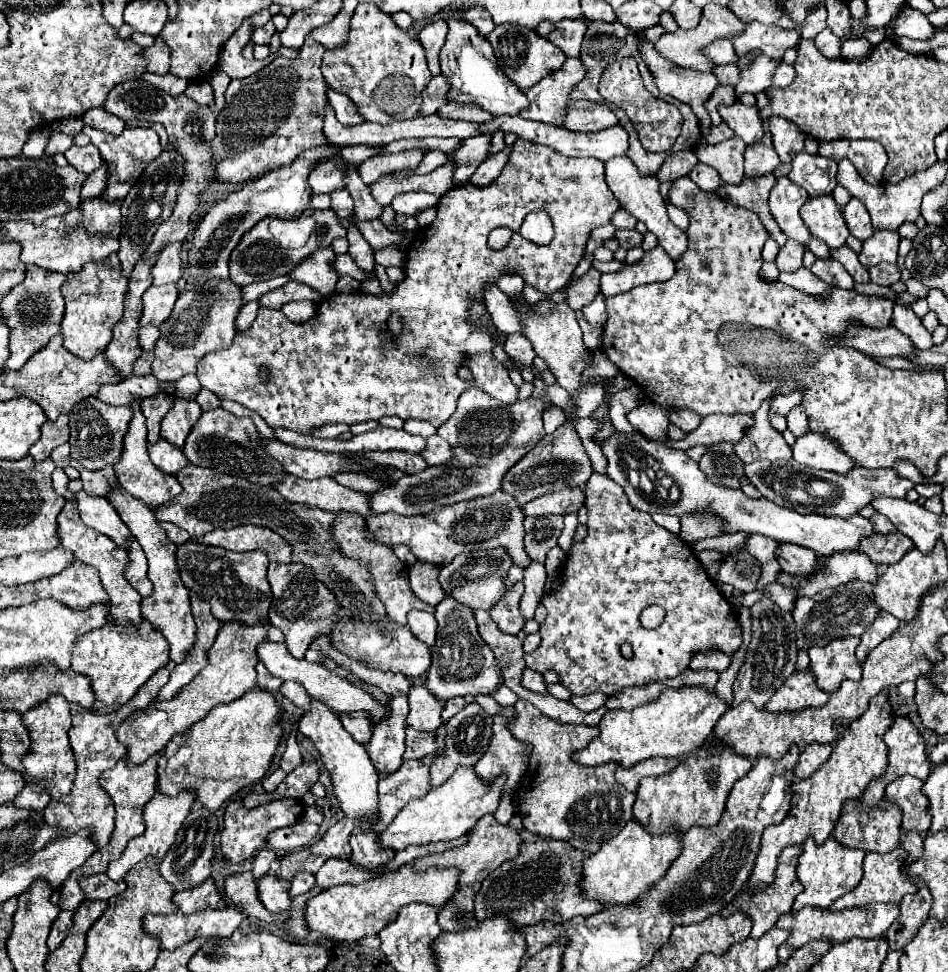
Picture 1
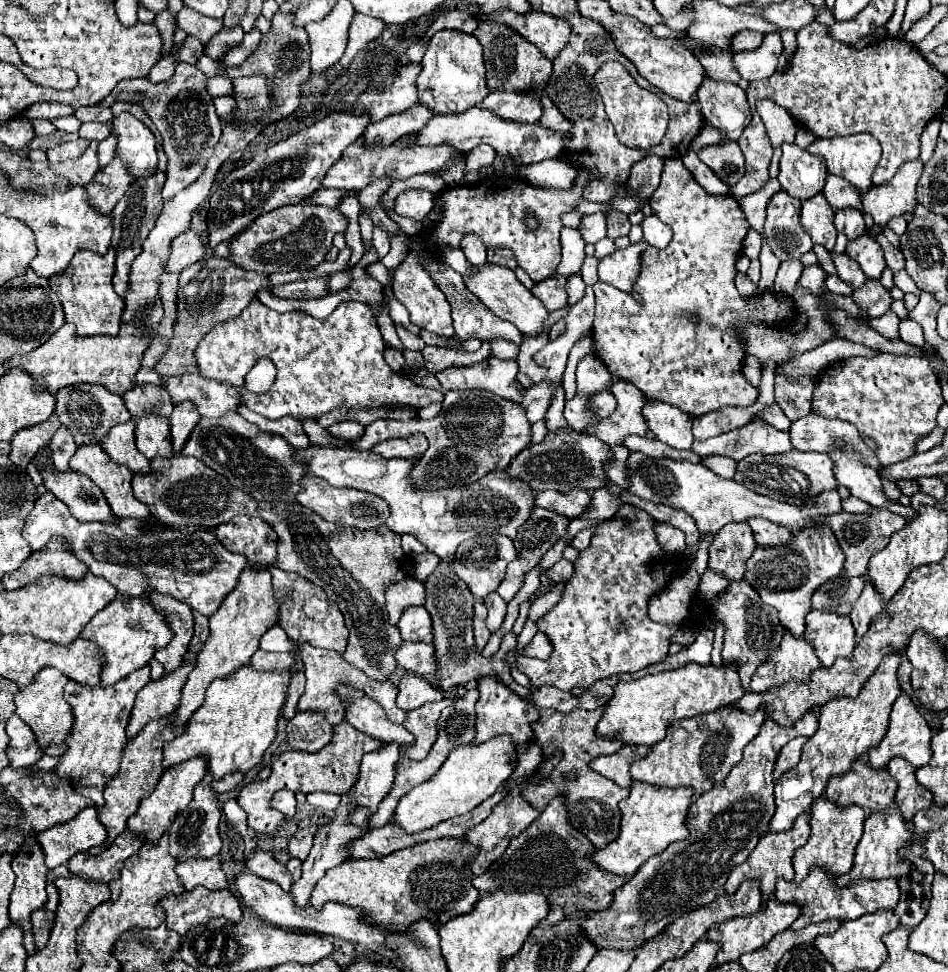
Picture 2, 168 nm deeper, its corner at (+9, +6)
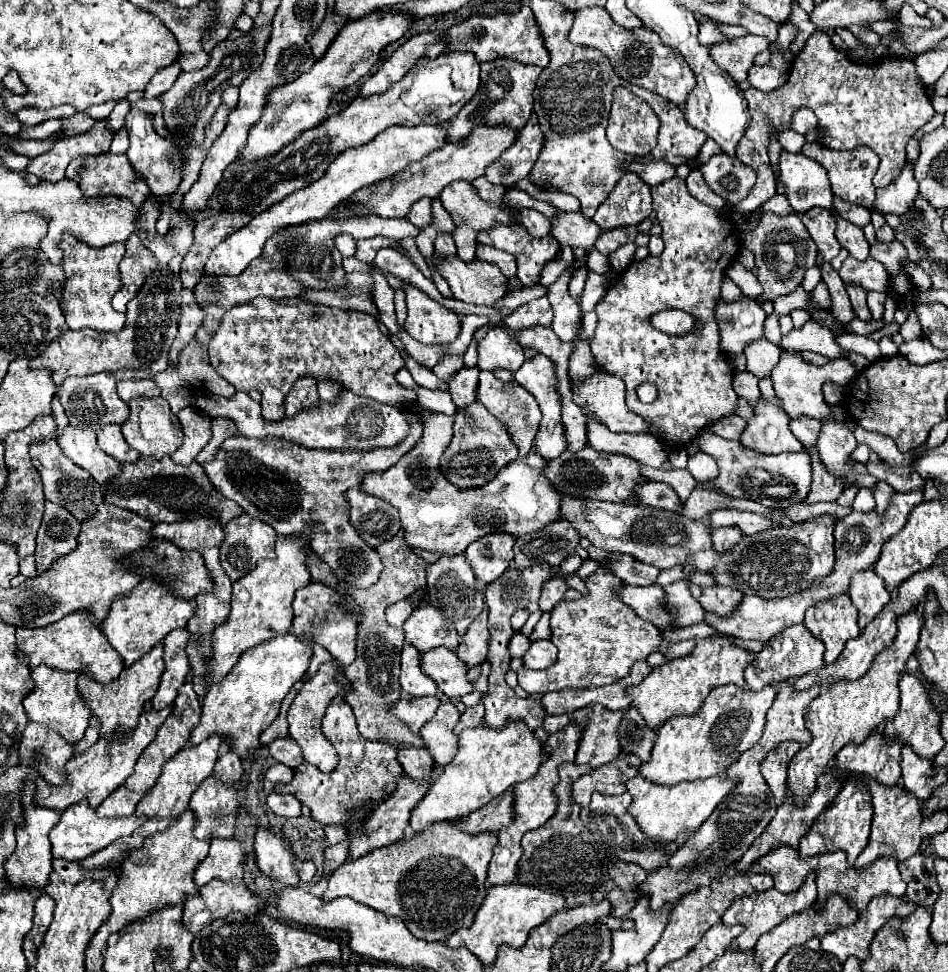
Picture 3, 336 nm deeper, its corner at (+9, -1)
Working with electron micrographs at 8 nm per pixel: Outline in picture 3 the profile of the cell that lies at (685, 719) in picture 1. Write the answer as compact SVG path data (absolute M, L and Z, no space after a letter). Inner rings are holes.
M714 636L696 640L696 648L670 664L654 668L648 678L644 678L638 686L628 688L626 692L632 696L632 706L640 710L646 726L650 730L658 730L666 720L674 716L694 716L700 712L708 694L726 684L734 684L738 688L746 688L744 668L754 660L754 654L734 646L726 636Z

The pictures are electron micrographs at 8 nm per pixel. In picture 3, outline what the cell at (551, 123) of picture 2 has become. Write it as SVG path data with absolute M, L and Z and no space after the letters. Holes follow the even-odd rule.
M532 114L530 122L520 130L518 142L514 142L514 146L510 146L510 150L506 150L502 158L498 158L498 162L492 162L486 168L484 176L494 184L516 184L520 178L528 176L542 150L544 138L546 136L542 134L540 120L536 114Z

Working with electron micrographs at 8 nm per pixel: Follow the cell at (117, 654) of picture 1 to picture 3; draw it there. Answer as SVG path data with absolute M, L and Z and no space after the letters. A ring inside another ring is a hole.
M142 580L128 596L118 598L100 624L102 634L108 638L112 648L120 654L124 668L138 662L144 654L148 654L156 644L164 640L164 636L172 630L184 628L186 622L194 616L194 600L176 600L164 582Z

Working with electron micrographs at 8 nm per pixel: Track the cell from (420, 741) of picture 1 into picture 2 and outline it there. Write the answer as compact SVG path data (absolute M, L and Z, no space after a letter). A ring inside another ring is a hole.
M448 697L448 699L436 701L436 703L426 703L426 705L408 713L408 719L406 719L404 727L416 737L416 745L402 747L402 755L406 755L410 759L416 759L416 761L426 759L426 755L430 753L430 747L434 745L434 741L438 737L436 721L438 721L442 709L452 705L452 703L454 703L454 699Z

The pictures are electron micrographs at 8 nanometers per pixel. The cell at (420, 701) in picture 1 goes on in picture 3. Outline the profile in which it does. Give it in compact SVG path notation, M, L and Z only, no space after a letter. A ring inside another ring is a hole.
M404 644L404 650L402 650L402 670L400 670L402 692L412 696L412 698L436 696L438 688L418 668L418 656L420 654L418 654L418 650L414 650L414 646Z

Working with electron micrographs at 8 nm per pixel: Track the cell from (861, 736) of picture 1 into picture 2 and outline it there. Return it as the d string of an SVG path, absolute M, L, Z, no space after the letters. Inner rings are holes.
M892 653L886 659L882 659L874 675L870 675L870 679L864 683L858 697L832 699L830 703L820 707L820 717L818 717L820 727L816 735L812 735L802 747L800 763L788 769L786 773L782 773L780 779L774 783L776 813L770 821L770 831L790 829L794 825L794 819L800 813L810 811L812 803L820 795L824 795L824 789L832 775L846 773L858 757L864 757L870 751L870 747L876 747L882 741L882 737L888 731L888 719L890 719L892 705L896 697L900 695L900 683L898 683L896 671L898 671L902 657L904 655Z

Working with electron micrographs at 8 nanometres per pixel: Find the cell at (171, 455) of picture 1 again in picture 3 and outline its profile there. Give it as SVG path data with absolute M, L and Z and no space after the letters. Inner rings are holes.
M134 398L134 402L130 402L128 406L130 418L122 424L122 434L134 450L138 450L142 456L152 456L158 460L178 450L178 446L182 444L182 426L170 412L170 406L164 398Z

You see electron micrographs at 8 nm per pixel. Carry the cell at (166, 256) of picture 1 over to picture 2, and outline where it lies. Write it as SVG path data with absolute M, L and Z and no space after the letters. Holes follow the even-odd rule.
M190 229L188 233L178 235L172 241L172 253L170 253L170 259L166 263L166 271L178 271L180 273L188 265L200 261L204 255L206 255L206 247L200 239L200 233Z

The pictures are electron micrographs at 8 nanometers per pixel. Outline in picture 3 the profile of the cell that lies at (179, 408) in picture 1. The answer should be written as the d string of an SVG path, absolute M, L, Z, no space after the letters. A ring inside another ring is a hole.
M192 406L184 408L178 412L178 420L182 424L182 432L184 432L184 442L182 446L172 454L172 460L178 462L194 462L194 458L198 456L198 452L208 444L210 440L210 428L212 428L212 420L210 416L202 414L200 410L194 410Z

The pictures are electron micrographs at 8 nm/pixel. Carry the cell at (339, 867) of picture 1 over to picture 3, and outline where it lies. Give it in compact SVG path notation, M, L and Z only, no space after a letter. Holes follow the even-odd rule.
M512 788L490 800L480 810L468 814L466 818L458 818L454 826L466 834L482 834L496 832L498 828L506 826L510 818L512 818Z

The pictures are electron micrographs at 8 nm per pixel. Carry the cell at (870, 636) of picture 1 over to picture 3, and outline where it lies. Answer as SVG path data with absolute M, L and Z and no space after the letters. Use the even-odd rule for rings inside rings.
M866 570L866 574L858 574L850 584L850 600L858 610L858 626L862 630L890 602L890 594L882 578L874 570Z

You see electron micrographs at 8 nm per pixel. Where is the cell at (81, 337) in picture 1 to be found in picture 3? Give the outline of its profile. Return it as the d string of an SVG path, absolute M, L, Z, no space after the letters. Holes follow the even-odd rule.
M66 234L66 238L62 240L62 252L64 252L64 272L66 272L62 302L64 302L64 318L68 322L68 328L70 330L92 328L96 332L122 330L126 314L116 312L110 302L122 284L118 264L124 258L124 244L110 244L94 250Z

